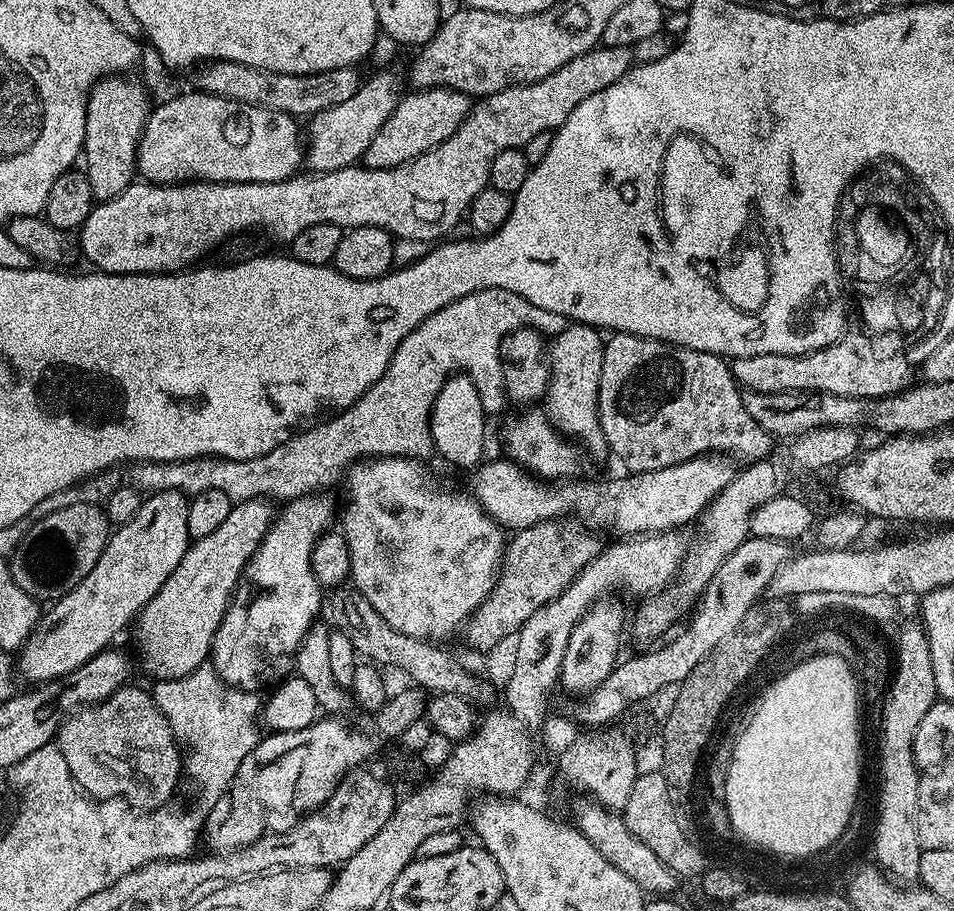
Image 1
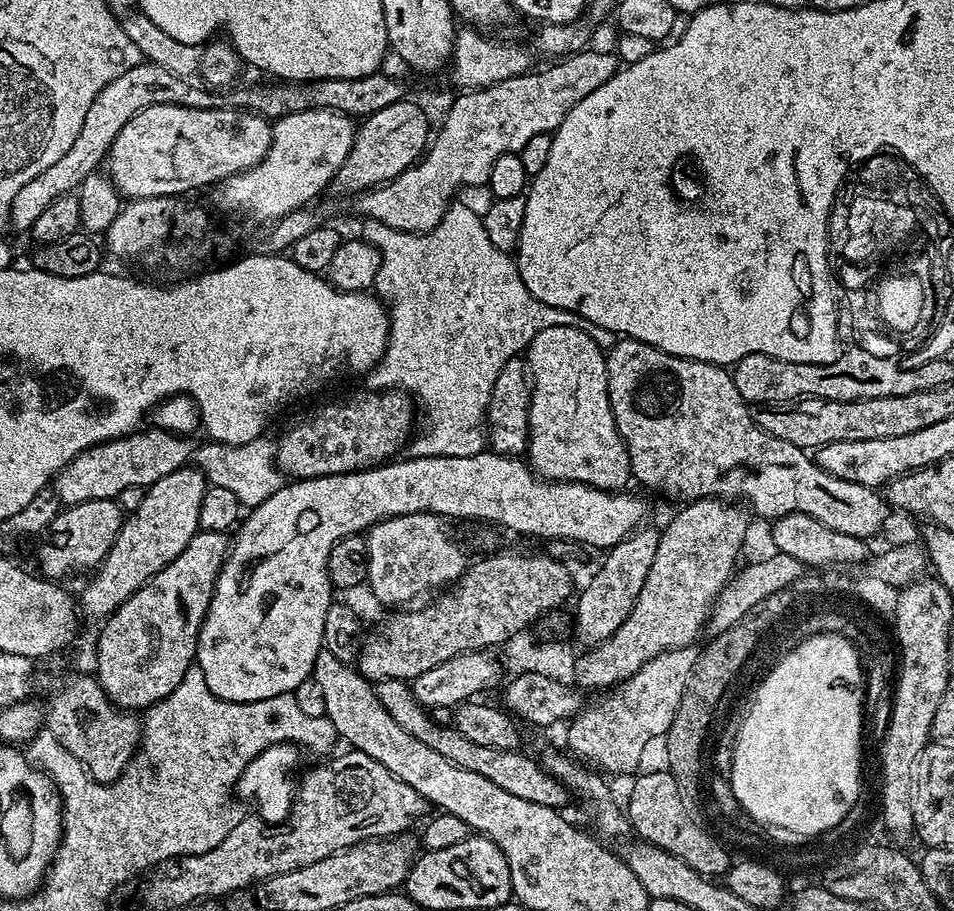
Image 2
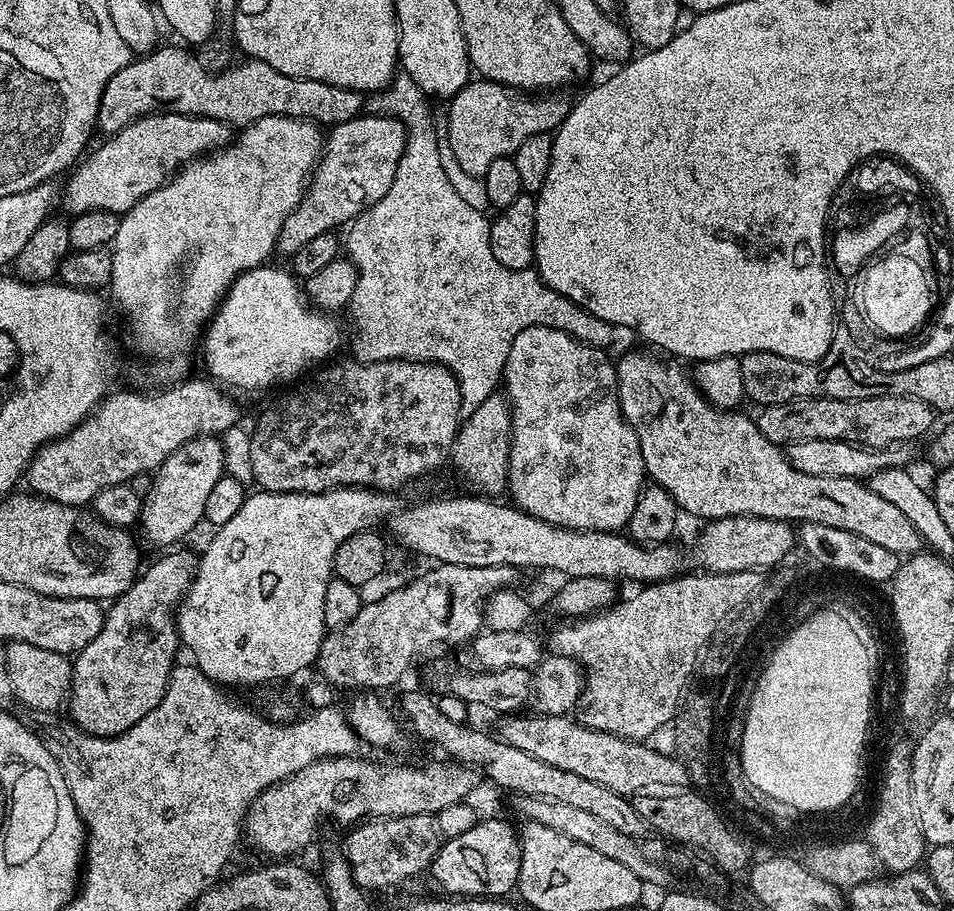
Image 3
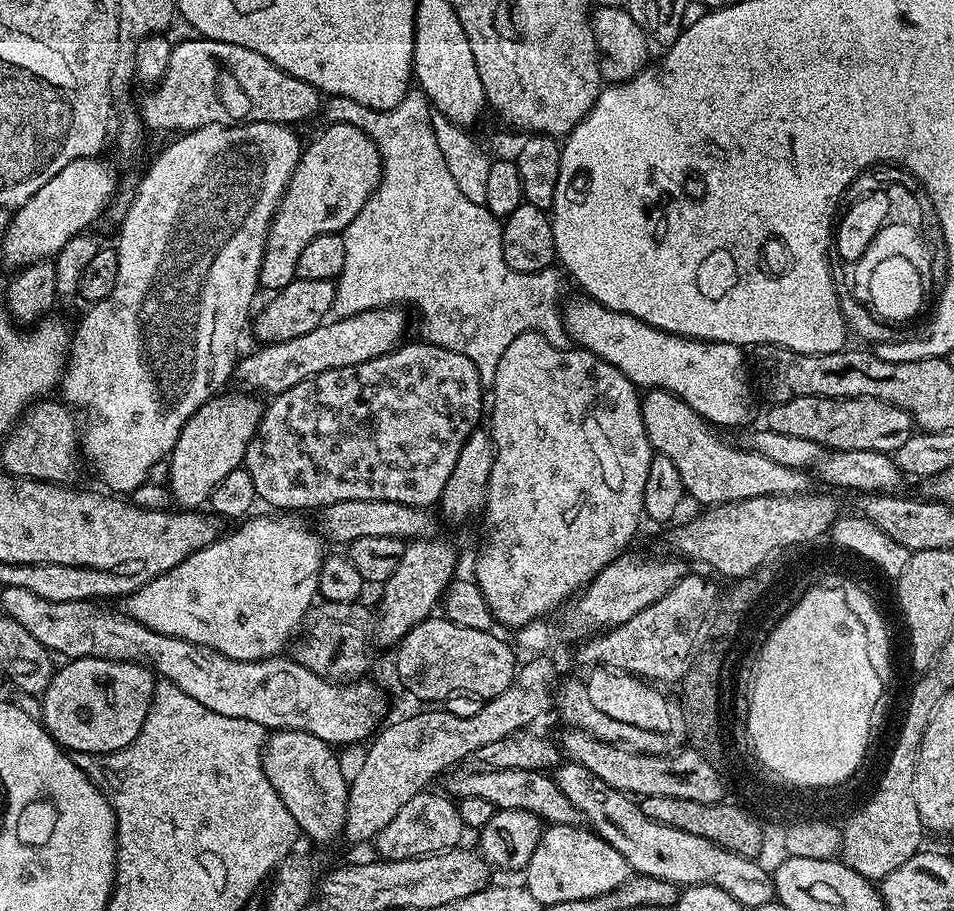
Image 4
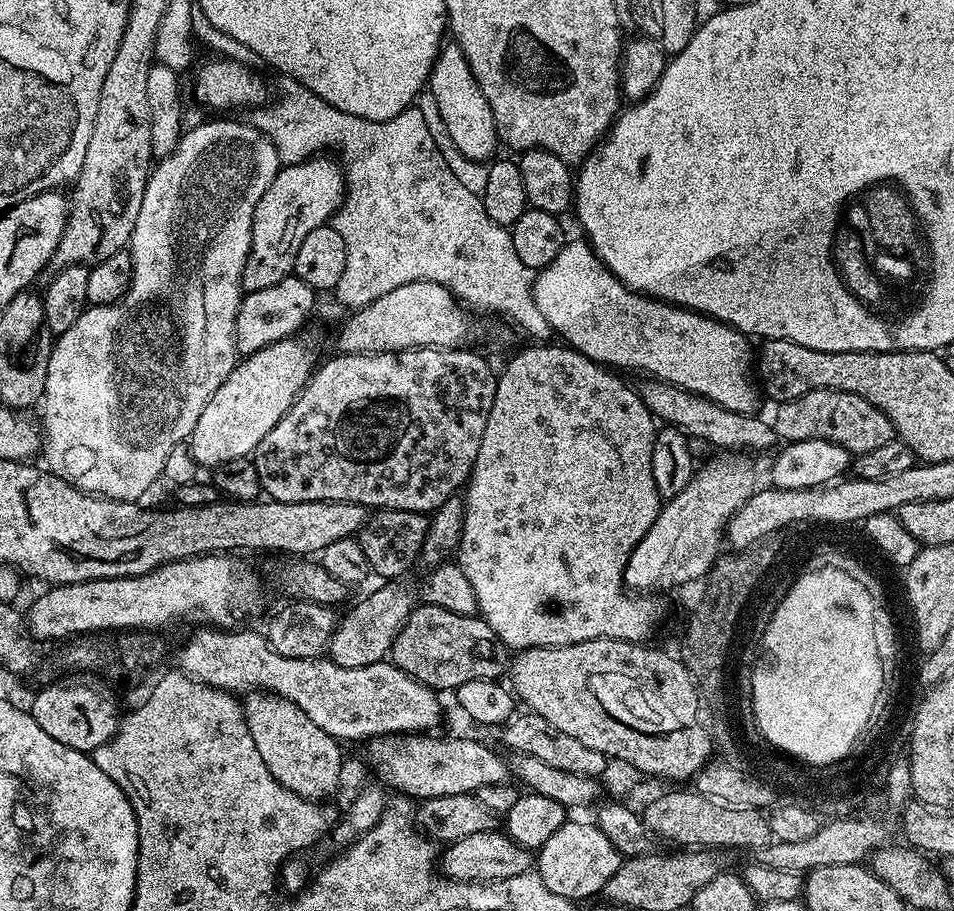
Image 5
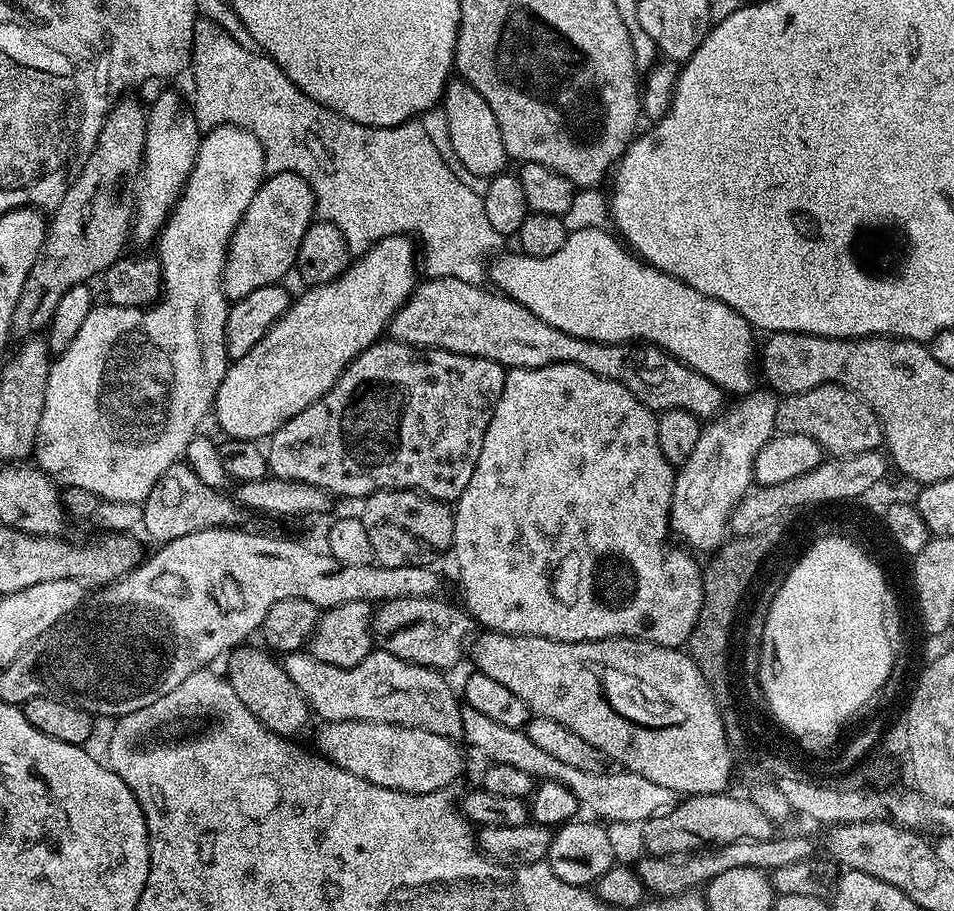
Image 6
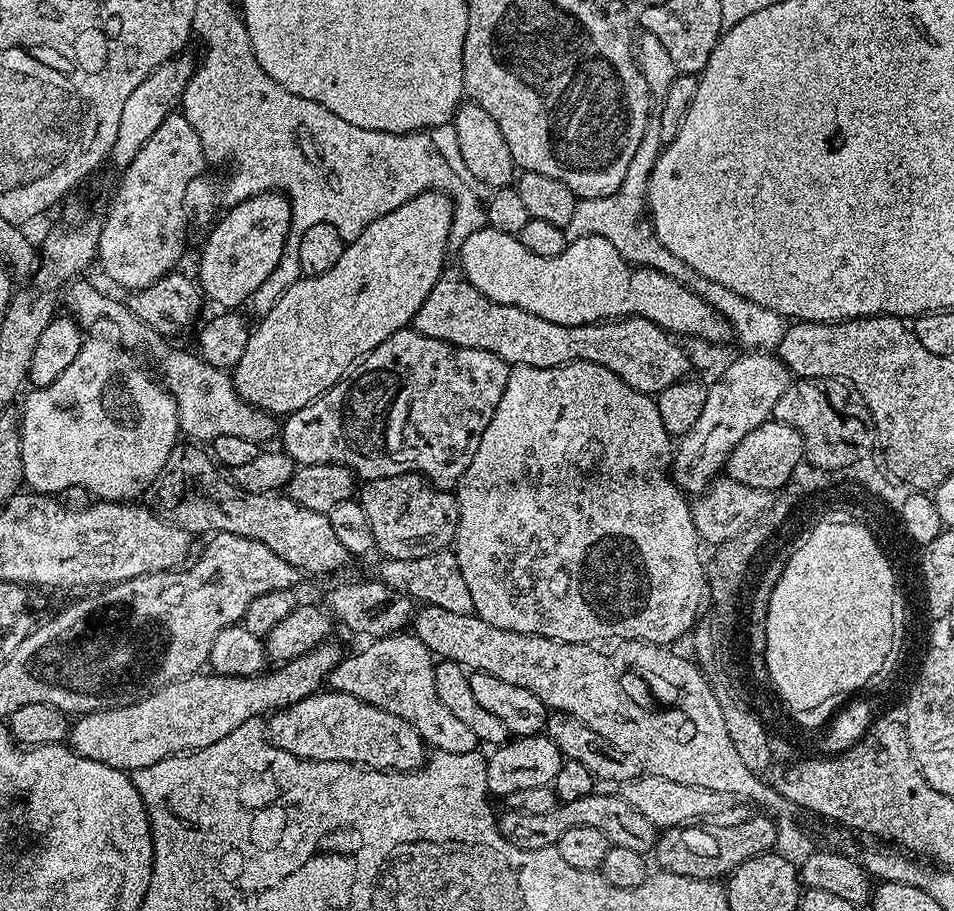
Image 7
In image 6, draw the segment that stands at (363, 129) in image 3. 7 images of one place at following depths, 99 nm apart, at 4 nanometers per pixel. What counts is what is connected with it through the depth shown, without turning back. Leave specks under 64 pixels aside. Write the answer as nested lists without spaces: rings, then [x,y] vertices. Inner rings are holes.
[[[273,172],[254,194],[240,225],[234,230],[224,259],[224,295],[235,302],[254,294],[254,290],[279,284],[296,267],[302,234],[313,223],[316,199],[297,172]]]

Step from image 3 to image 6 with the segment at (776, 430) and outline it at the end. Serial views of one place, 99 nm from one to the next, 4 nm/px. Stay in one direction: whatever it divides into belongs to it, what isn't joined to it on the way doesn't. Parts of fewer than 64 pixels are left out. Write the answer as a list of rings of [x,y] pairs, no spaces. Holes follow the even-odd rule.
[[[823,384],[802,394],[783,397],[776,406],[776,432],[806,434],[806,438],[814,438],[814,442],[818,442],[821,449],[832,458],[875,452],[882,444],[880,420],[872,413],[872,407],[858,393],[852,392],[849,388],[843,388],[840,384]]]

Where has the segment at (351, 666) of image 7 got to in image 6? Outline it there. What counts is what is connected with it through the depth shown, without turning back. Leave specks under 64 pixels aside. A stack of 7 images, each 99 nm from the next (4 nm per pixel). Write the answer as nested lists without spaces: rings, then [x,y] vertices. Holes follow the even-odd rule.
[[[301,650],[287,653],[282,667],[290,682],[294,682],[304,696],[309,709],[321,716],[321,721],[369,720],[379,724],[405,724],[455,741],[464,735],[461,701],[437,669],[408,664],[402,658],[394,658],[394,654],[379,650],[369,652],[368,657],[353,668],[318,662],[307,651]]]

